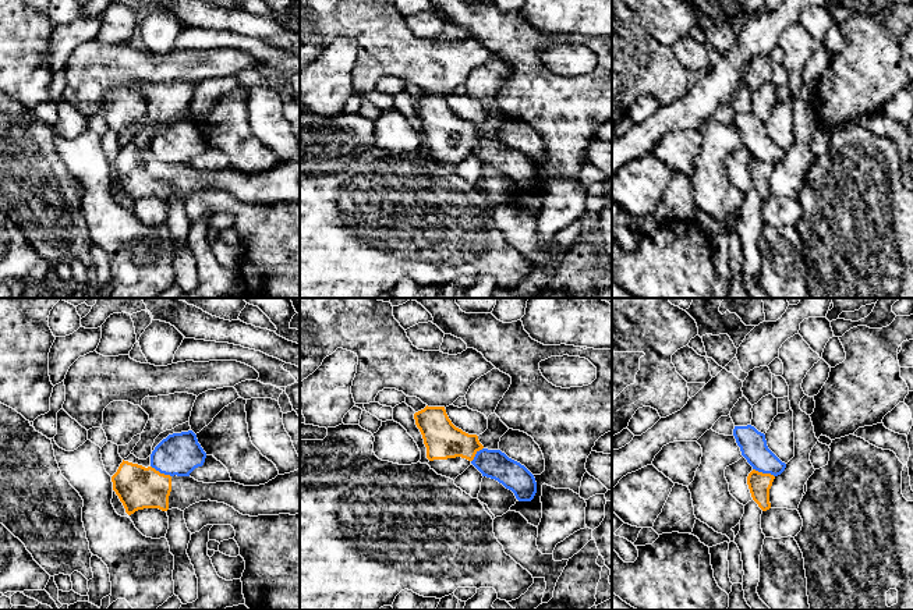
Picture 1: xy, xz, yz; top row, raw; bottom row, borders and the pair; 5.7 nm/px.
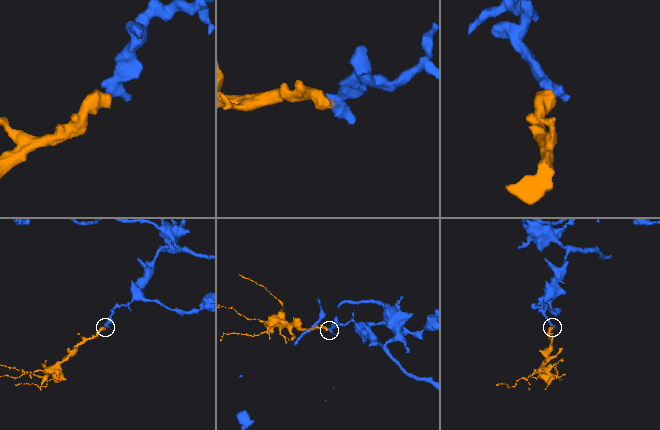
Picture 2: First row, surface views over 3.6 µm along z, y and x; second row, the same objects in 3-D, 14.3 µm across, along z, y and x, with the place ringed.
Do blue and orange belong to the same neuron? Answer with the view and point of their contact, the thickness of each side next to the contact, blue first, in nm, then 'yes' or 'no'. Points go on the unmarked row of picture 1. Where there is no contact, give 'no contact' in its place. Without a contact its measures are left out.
contact yz (764, 160); calibres 160 and 130 nm; no

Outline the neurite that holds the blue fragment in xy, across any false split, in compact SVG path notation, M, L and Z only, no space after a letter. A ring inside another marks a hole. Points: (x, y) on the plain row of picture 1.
M192 118L173 121L163 127L151 142L151 155L170 164L190 164L202 155L206 141Z

